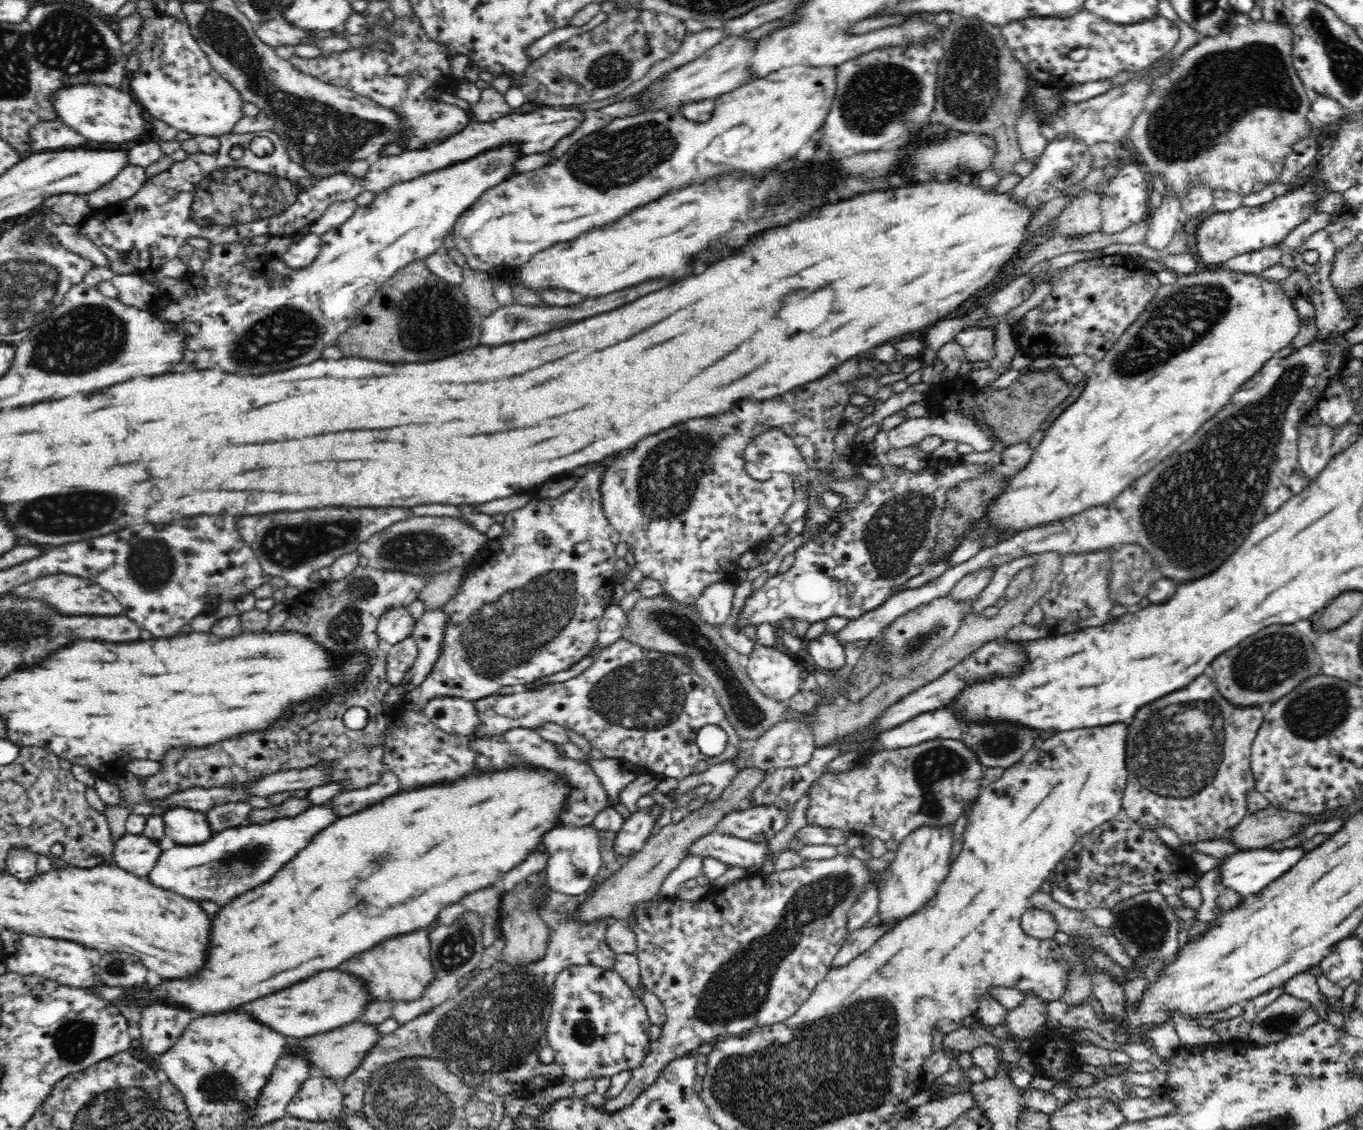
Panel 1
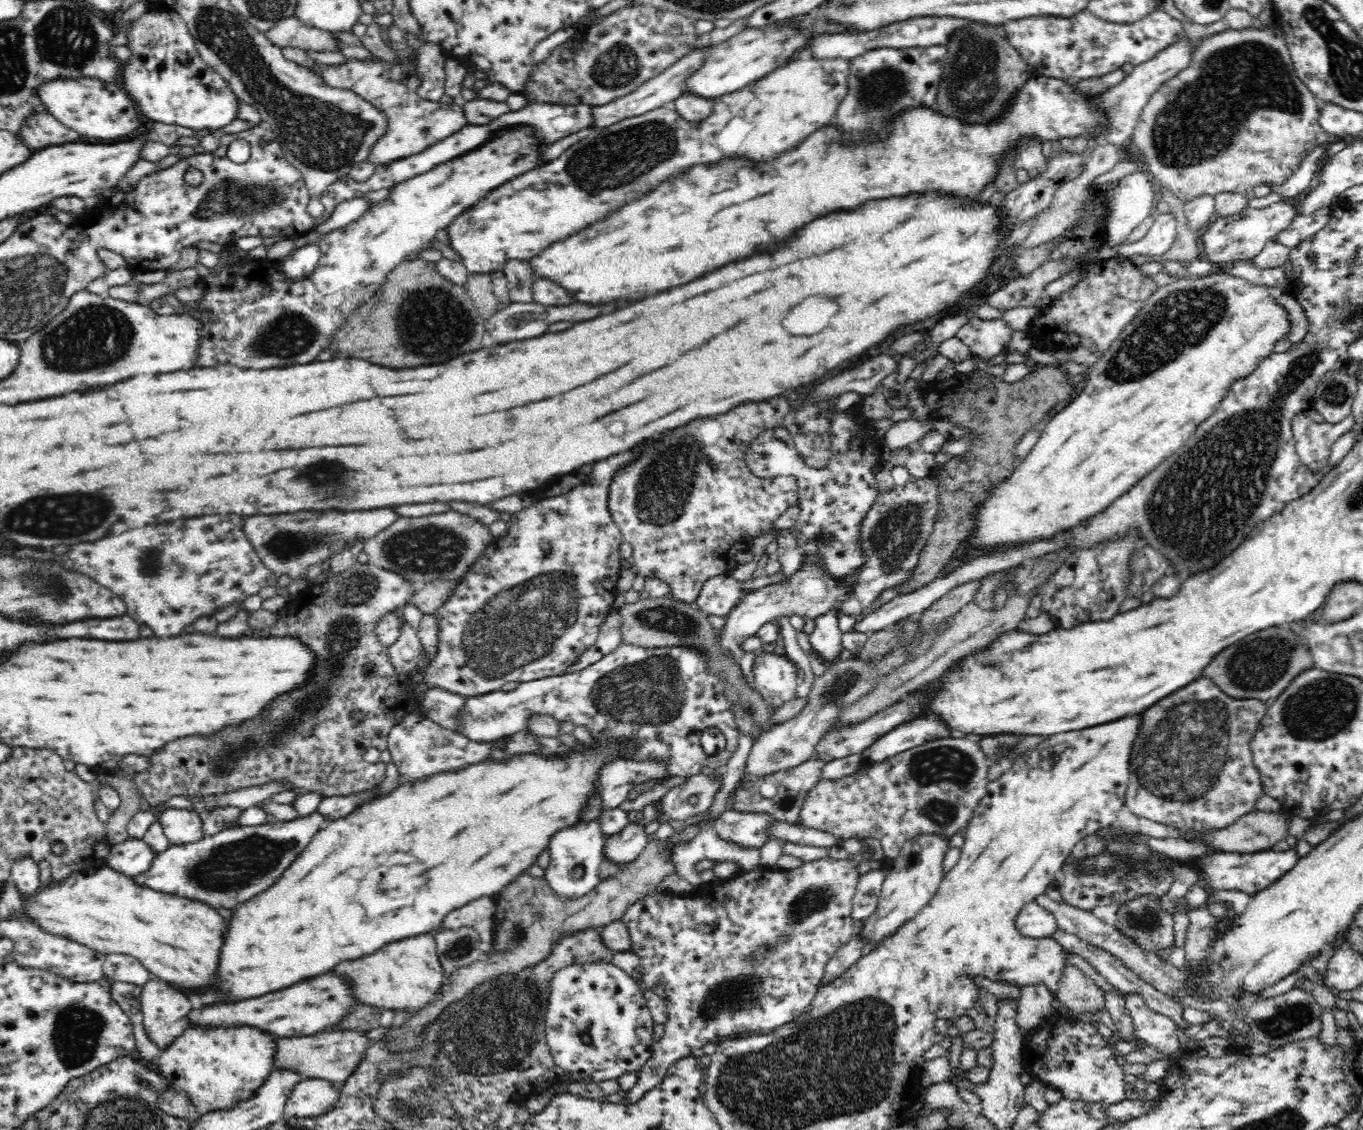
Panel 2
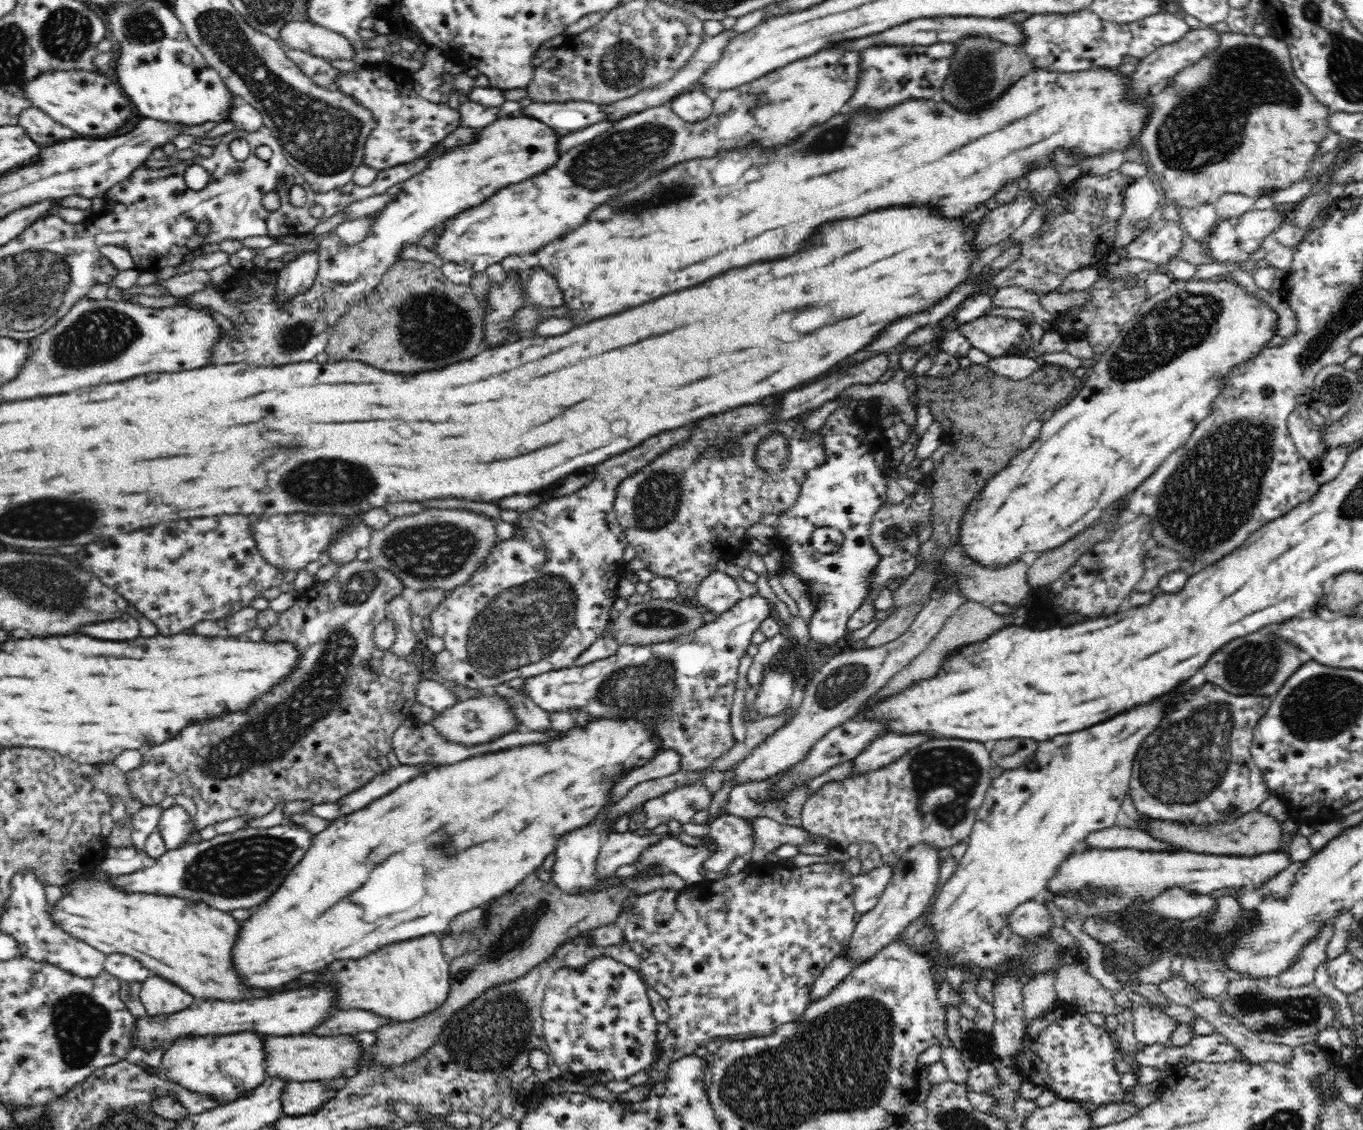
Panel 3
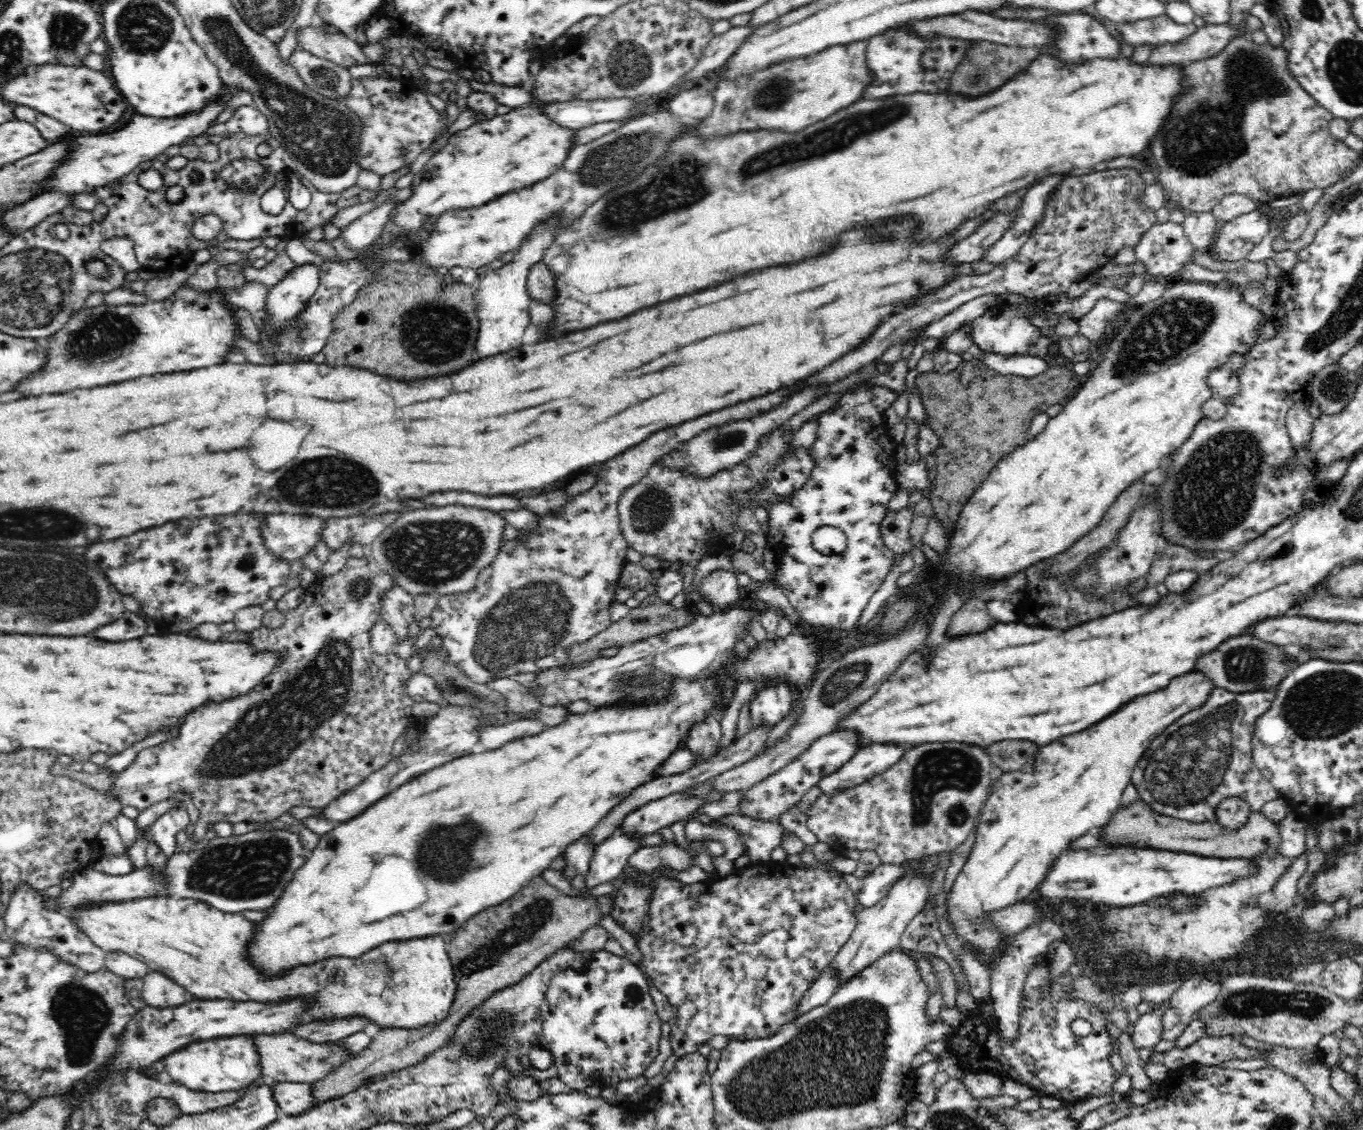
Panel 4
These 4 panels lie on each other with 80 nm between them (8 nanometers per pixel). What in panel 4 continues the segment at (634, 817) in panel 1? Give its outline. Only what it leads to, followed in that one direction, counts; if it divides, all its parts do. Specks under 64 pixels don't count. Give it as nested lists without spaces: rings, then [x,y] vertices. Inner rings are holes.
[[[617,832],[603,840],[594,851],[590,863],[590,870],[585,876],[588,888],[610,882],[622,876],[622,868],[628,865],[629,856],[641,846],[637,838]]]

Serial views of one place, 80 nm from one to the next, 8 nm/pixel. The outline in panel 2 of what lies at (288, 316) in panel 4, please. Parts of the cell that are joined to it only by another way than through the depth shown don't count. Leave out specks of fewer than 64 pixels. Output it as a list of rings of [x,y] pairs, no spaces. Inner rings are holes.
[[[314,241],[292,249],[283,260],[279,261],[285,275],[292,280],[298,280],[316,268],[320,255],[319,243]]]

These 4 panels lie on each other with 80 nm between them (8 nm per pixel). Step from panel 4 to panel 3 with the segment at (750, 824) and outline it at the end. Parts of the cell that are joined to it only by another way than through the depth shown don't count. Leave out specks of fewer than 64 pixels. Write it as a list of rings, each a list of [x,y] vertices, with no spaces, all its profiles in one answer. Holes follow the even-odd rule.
[[[754,817],[753,829],[755,832],[754,848],[749,854],[750,862],[764,862],[764,856],[780,845],[792,844],[806,846],[810,844],[828,845],[829,838],[808,832],[802,826],[780,824],[768,817]]]

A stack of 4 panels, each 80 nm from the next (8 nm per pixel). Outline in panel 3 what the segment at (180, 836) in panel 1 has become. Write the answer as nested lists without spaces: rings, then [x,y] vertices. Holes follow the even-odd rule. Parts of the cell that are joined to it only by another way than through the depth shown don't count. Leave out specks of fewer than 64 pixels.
[[[179,805],[161,811],[157,829],[165,840],[166,848],[174,849],[187,842],[192,835],[198,832],[195,827],[195,819]]]

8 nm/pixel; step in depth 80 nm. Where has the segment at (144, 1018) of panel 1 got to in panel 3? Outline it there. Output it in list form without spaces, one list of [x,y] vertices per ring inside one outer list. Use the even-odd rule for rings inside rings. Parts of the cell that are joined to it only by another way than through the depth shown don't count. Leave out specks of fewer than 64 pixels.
[[[151,974],[143,983],[139,994],[148,1017],[165,1017],[180,1013],[192,1005],[193,997],[166,979]]]

